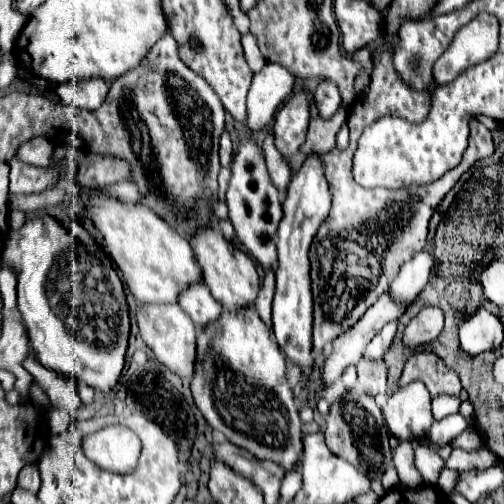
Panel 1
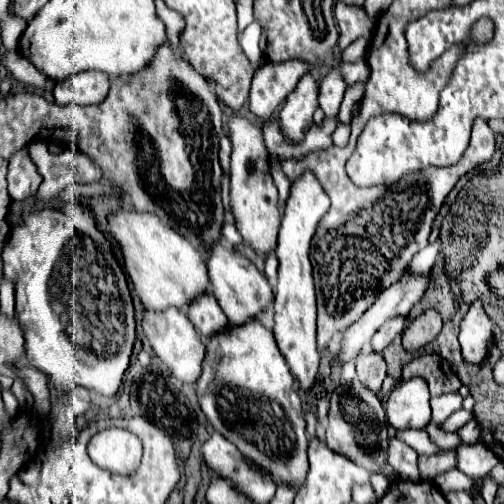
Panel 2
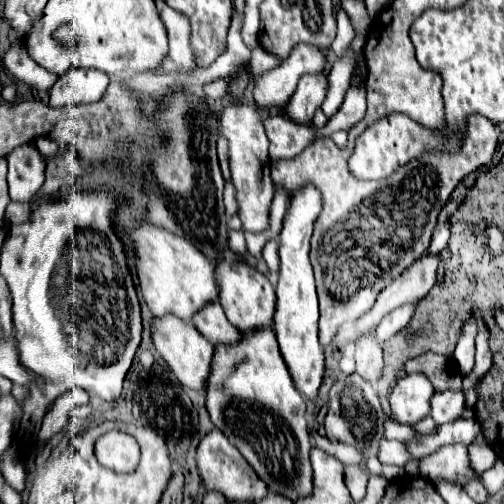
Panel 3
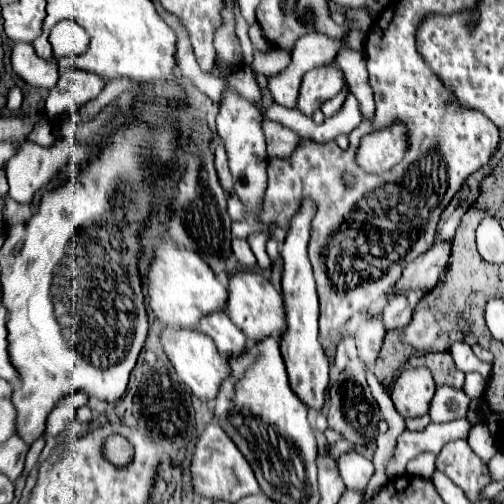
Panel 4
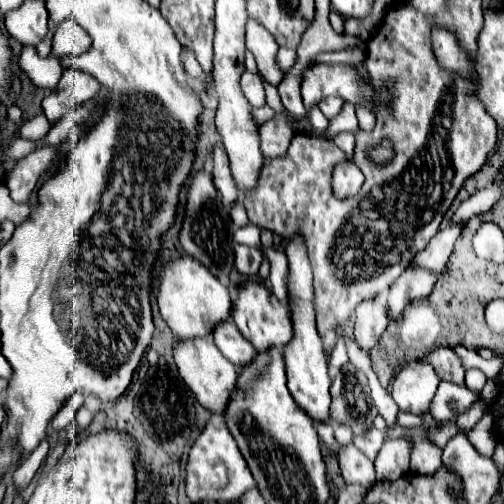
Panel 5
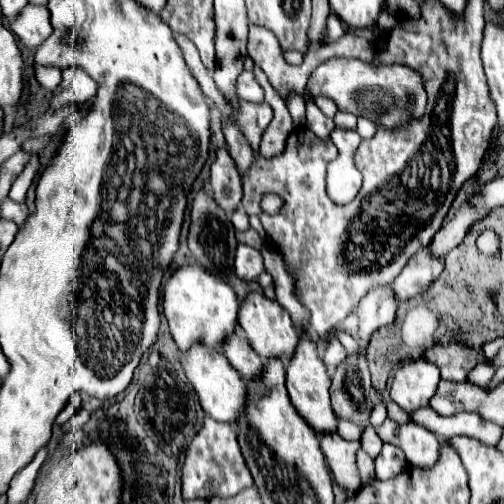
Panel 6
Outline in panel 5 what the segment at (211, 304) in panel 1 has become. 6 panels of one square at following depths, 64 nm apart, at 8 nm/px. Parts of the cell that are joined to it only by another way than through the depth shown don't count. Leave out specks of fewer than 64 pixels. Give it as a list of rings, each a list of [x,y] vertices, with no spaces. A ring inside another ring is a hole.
[[[230,318],[212,330],[212,338],[218,350],[236,366],[236,370],[246,366],[254,356],[254,346],[240,334]]]

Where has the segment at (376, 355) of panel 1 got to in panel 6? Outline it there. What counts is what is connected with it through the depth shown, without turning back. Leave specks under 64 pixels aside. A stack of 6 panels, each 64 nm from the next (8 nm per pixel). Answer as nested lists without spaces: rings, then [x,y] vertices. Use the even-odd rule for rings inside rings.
[[[428,246],[420,248],[400,272],[400,276],[392,282],[396,302],[406,302],[412,296],[418,296],[430,288],[430,284],[442,274],[444,262],[430,256]]]

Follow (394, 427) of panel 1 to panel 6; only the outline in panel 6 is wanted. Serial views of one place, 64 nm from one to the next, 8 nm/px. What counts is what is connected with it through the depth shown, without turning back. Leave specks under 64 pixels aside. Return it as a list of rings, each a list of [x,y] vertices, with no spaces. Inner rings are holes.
[[[424,358],[406,362],[394,376],[390,396],[402,410],[412,414],[418,408],[428,406],[430,398],[436,394],[438,382],[440,372],[432,362]]]

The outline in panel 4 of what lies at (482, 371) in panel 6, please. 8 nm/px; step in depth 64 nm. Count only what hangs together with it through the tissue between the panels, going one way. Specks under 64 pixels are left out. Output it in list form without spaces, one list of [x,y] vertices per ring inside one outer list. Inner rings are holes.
[[[472,372],[472,374],[466,374],[466,384],[464,384],[464,392],[472,398],[472,400],[478,400],[484,392],[484,386],[486,386],[486,380],[478,374],[478,372]]]

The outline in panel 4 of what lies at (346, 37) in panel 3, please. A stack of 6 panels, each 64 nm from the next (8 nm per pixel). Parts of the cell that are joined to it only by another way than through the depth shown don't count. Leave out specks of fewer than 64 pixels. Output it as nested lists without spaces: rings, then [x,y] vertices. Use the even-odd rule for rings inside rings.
[[[342,46],[336,54],[336,66],[340,66],[344,70],[350,92],[359,102],[363,119],[372,118],[375,103],[363,52]]]

